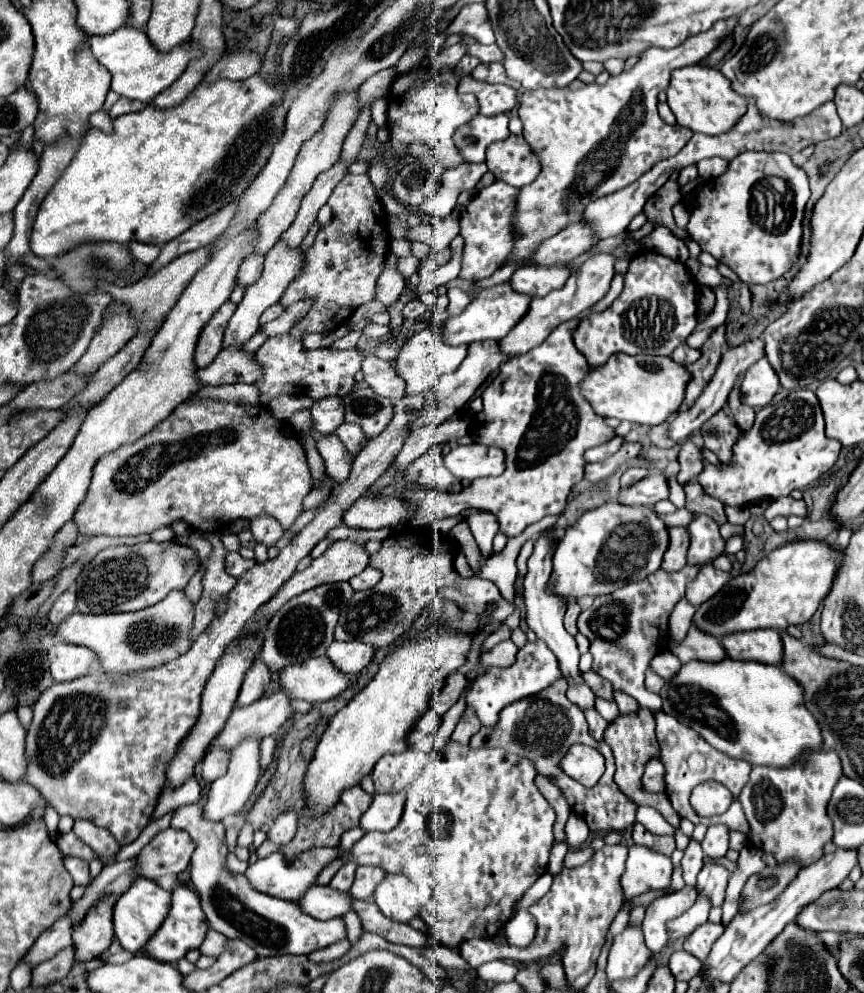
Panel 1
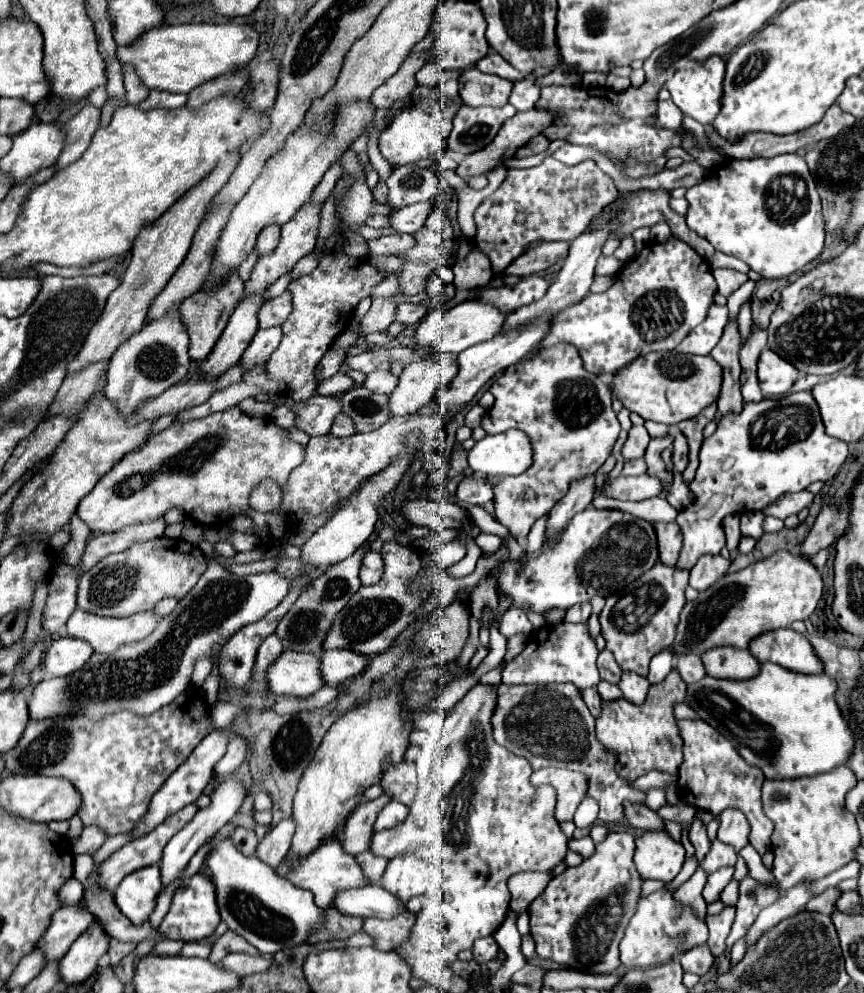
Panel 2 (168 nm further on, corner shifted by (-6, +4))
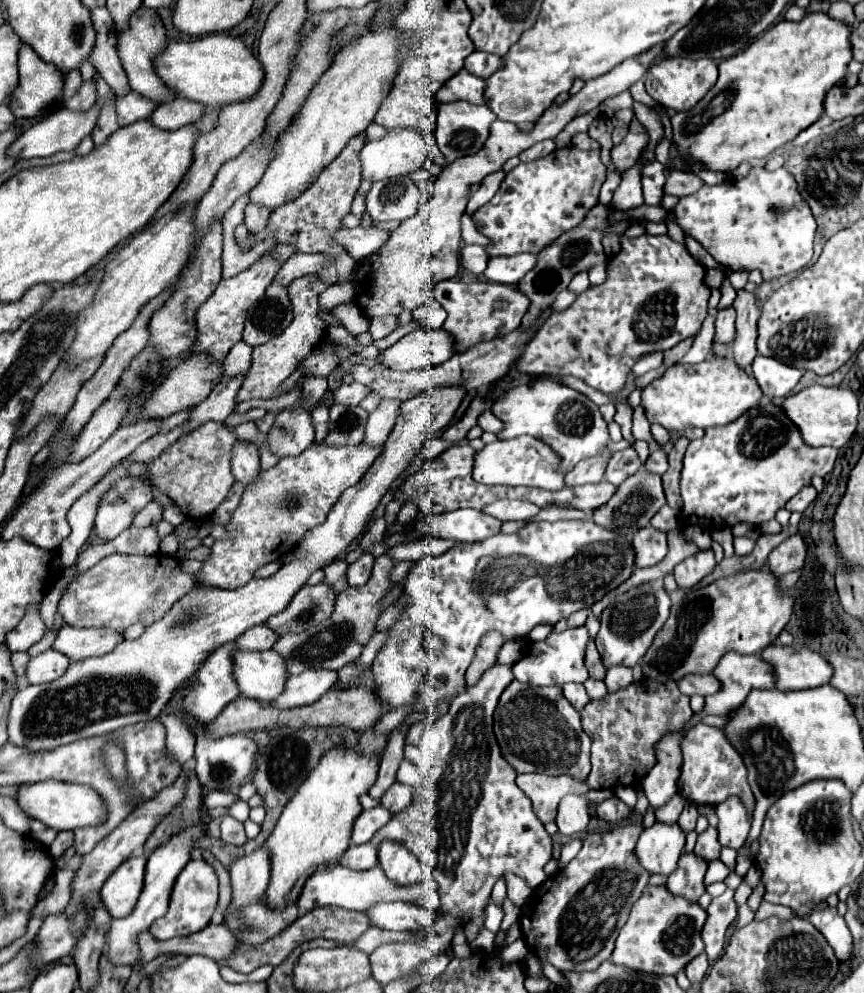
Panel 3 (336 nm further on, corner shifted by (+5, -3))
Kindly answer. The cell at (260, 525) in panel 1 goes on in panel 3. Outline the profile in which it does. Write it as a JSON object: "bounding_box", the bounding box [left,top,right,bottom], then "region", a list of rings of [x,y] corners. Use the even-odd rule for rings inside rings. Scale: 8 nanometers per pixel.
{"bounding_box":[232,441,260,485],"region":[[[238,441],[232,449],[232,475],[236,477],[236,481],[248,485],[258,477],[258,467],[260,467],[260,459],[258,459],[258,449],[254,443],[250,441]]]}

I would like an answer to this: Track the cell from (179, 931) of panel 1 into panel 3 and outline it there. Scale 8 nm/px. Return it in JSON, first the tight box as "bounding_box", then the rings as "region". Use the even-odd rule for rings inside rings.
{"bounding_box":[150,859,218,941],"region":[[[190,859],[186,863],[186,867],[180,871],[178,879],[174,881],[174,887],[170,893],[168,913],[164,917],[156,919],[156,923],[152,923],[150,933],[154,939],[160,939],[160,941],[196,933],[210,923],[210,917],[216,909],[216,903],[218,903],[218,875],[216,875],[214,867],[204,859],[196,859],[196,861]]]}

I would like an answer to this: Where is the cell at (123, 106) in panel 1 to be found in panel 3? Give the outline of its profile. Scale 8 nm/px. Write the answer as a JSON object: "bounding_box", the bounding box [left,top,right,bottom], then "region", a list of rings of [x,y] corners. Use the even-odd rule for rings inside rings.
{"bounding_box":[88,7,130,97],"region":[[[96,7],[92,9],[92,19],[94,19],[94,29],[96,29],[96,43],[90,51],[88,61],[96,67],[100,77],[112,87],[112,91],[122,97],[130,91],[128,77],[124,69],[120,67],[120,59],[116,55],[116,43],[118,35],[112,23],[112,17],[106,7]]]}

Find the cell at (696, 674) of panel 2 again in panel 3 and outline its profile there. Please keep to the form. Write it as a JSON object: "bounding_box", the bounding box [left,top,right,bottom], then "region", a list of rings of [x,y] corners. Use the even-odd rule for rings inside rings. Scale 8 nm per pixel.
{"bounding_box":[678,675,720,695],"region":[[[686,675],[678,681],[678,687],[684,695],[714,695],[720,691],[720,681],[714,675]]]}

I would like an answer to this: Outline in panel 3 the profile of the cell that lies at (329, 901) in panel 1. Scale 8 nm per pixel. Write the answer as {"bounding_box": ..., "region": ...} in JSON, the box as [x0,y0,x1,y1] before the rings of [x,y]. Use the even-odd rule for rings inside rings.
{"bounding_box":[366,903,436,931],"region":[[[378,903],[366,911],[370,921],[380,929],[392,931],[418,931],[430,929],[436,921],[436,911],[410,903]]]}

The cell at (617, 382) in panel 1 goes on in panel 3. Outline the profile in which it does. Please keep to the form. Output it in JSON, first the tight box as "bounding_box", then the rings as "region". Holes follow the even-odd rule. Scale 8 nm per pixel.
{"bounding_box":[642,355,764,431],"region":[[[728,355],[724,359],[706,359],[696,365],[672,365],[660,379],[642,389],[642,405],[650,423],[658,423],[668,431],[686,431],[688,427],[728,425],[740,415],[758,407],[764,393],[750,373],[740,369]]]}

